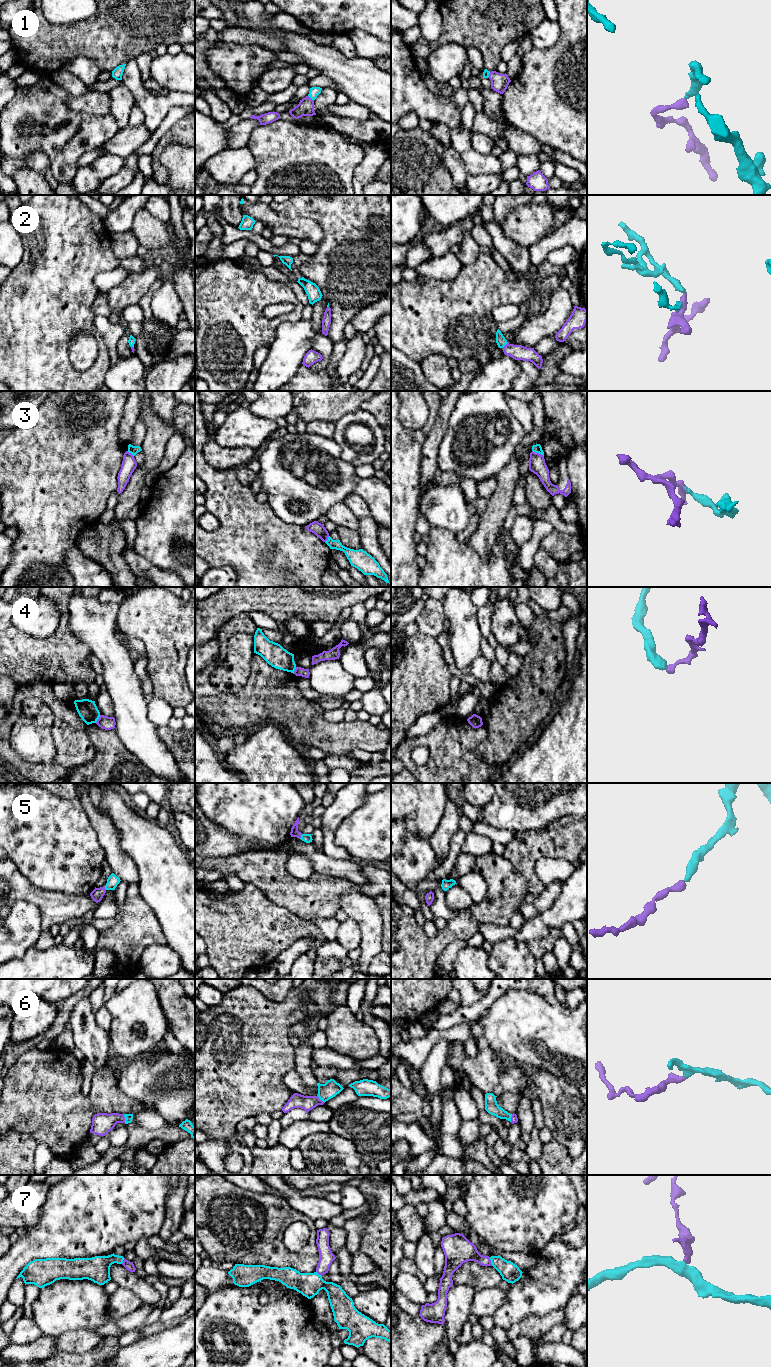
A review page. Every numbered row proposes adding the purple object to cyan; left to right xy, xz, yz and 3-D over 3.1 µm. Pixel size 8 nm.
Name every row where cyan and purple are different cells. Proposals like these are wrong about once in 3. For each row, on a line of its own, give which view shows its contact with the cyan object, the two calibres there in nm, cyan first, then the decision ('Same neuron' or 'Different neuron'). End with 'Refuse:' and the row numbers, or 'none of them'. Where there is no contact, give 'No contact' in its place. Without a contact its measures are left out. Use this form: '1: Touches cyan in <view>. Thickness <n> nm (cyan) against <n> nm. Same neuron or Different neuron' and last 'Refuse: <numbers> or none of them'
1: Touches cyan in xz. Thickness 80 nm (cyan) against 130 nm. Same neuron
2: Touches cyan in yz. Thickness 80 nm (cyan) against 130 nm. Same neuron
3: Touches cyan in yz. Thickness 70 nm (cyan) against 140 nm. Different neuron
4: Touches cyan in xy. Thickness 160 nm (cyan) against 110 nm. Different neuron
5: Touches cyan in xz. Thickness 70 nm (cyan) against 70 nm. Same neuron
6: Touches cyan in xy. Thickness 60 nm (cyan) against 170 nm. Same neuron
7: Touches cyan in yz. Thickness 150 nm (cyan) against 190 nm. Different neuron
Refuse: 3, 4, 7

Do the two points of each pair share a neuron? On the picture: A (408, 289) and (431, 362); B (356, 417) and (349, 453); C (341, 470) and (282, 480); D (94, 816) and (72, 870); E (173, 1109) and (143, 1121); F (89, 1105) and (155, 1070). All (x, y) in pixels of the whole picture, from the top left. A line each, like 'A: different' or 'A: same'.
A: different
B: same
C: same
D: different
E: different
F: different

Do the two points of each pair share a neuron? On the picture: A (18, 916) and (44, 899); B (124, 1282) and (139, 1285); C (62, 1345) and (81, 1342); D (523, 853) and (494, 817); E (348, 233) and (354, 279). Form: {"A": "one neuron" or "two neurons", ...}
{"A": "two neurons", "B": "one neuron", "C": "one neuron", "D": "two neurons", "E": "one neuron"}

